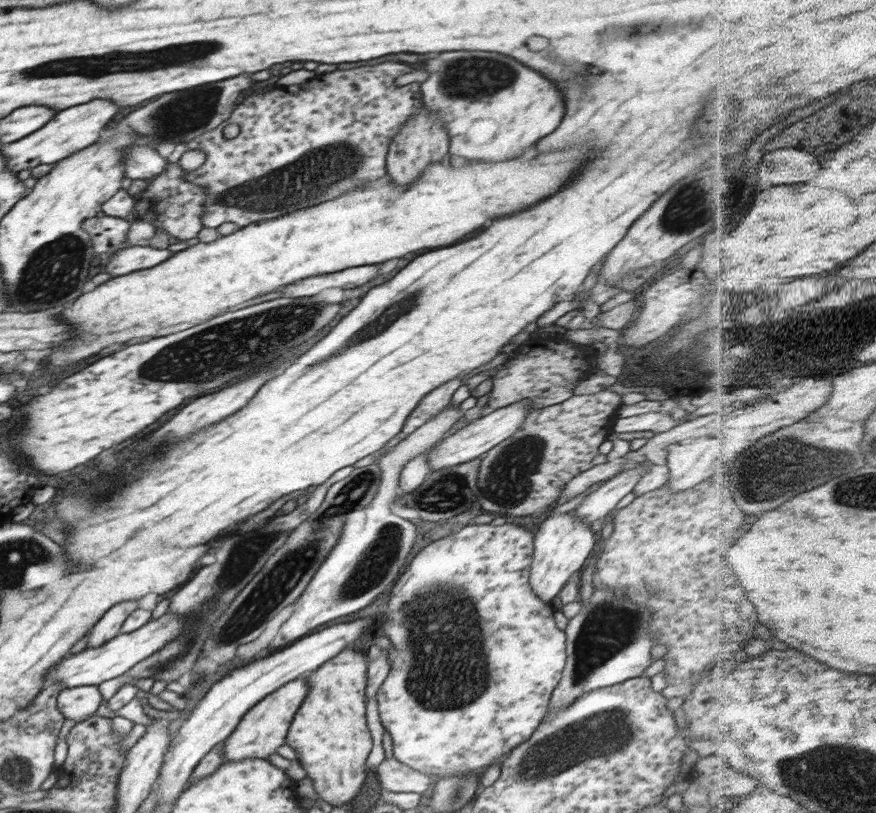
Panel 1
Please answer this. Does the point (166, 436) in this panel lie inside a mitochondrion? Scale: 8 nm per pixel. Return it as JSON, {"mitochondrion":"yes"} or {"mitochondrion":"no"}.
{"mitochondrion":"yes"}

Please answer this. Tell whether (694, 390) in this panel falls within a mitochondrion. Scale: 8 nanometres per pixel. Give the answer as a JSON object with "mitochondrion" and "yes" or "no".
{"mitochondrion":"no"}

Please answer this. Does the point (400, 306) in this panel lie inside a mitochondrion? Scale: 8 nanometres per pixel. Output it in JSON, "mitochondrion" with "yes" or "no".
{"mitochondrion":"yes"}

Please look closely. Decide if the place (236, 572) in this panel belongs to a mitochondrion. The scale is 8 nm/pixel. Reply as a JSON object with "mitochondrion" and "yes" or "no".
{"mitochondrion":"yes"}

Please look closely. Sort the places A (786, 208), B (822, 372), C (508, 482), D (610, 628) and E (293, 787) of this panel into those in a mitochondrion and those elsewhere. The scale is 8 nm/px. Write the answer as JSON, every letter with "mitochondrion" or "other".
{"A":"other","B":"other","C":"mitochondrion","D":"mitochondrion","E":"other"}

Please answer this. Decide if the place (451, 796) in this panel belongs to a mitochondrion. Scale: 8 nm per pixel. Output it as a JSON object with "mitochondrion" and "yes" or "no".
{"mitochondrion":"yes"}

